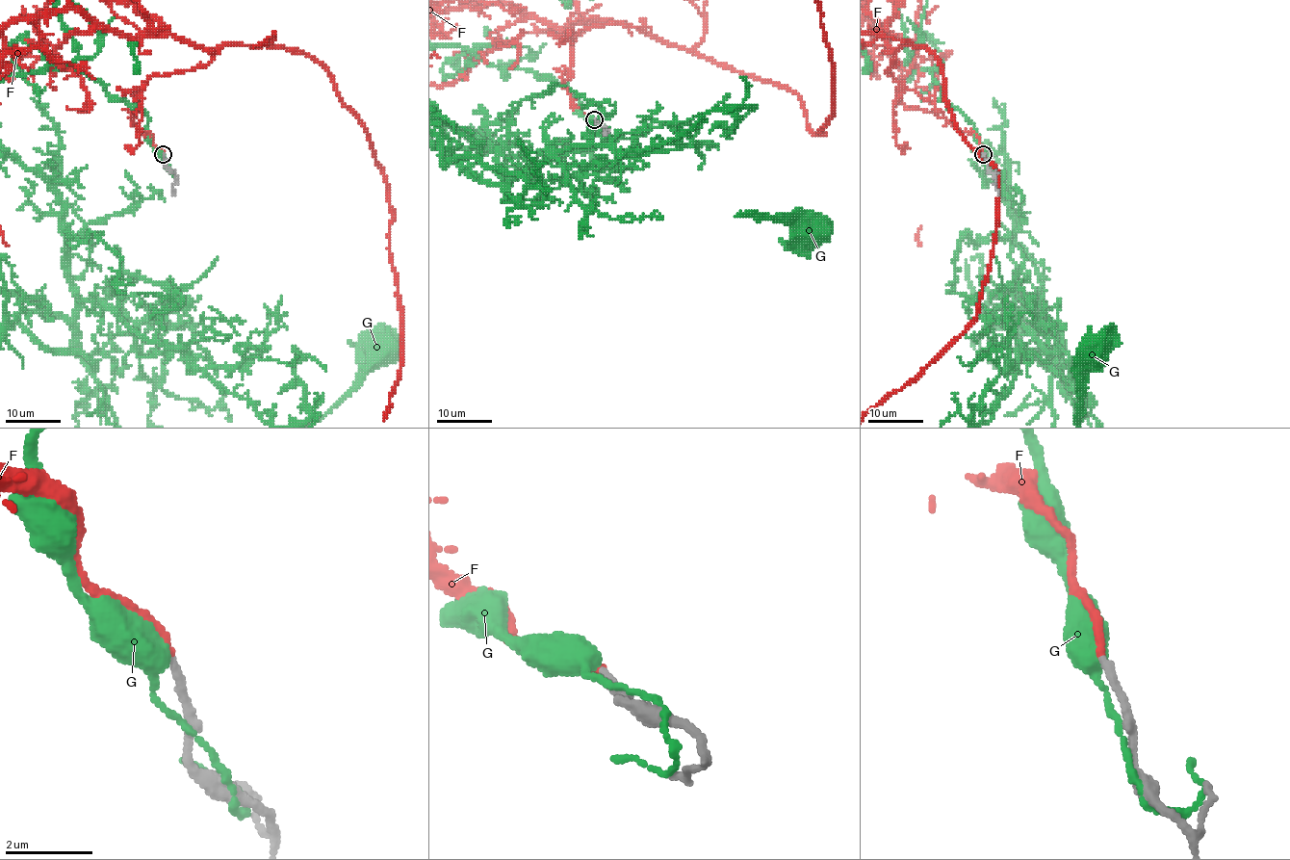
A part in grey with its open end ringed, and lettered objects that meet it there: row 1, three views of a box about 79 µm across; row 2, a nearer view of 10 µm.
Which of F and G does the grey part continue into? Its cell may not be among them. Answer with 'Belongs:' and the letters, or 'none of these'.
Belongs: F

